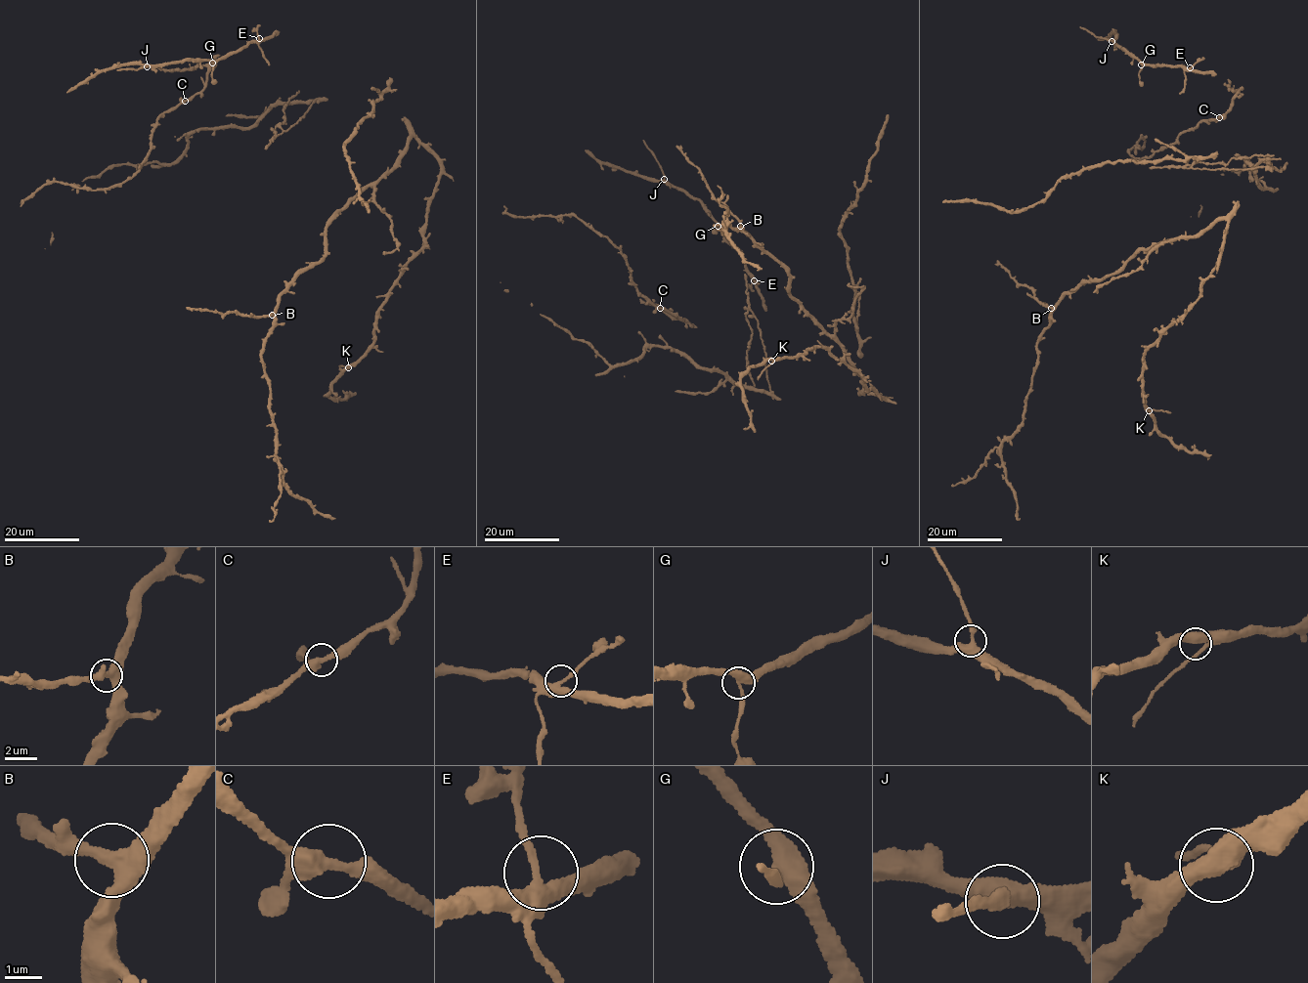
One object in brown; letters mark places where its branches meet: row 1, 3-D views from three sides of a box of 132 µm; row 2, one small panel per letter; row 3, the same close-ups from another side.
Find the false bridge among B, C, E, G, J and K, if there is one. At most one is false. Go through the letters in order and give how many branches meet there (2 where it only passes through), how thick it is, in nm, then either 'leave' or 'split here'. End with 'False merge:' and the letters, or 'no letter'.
B: branches 3; calibre 360 nm; leave
C: branches 3; calibre 340 nm; leave
E: branches 3; calibre 360 nm; leave
G: branches 3; calibre 380 nm; split here
J: branches 3; calibre 360 nm; leave
K: branches 3; calibre 400 nm; leave
False merge: G

